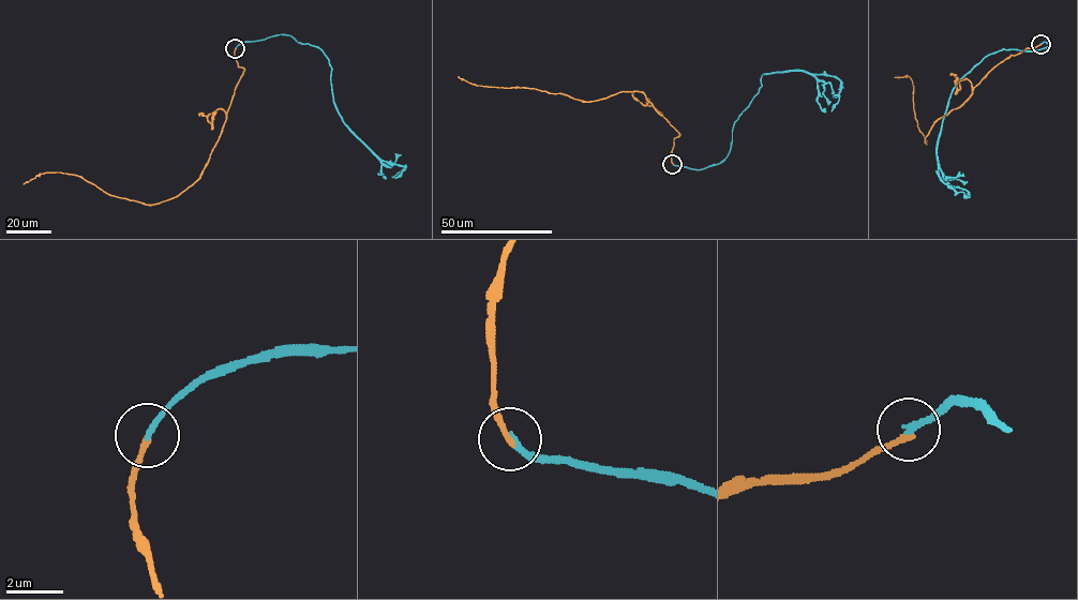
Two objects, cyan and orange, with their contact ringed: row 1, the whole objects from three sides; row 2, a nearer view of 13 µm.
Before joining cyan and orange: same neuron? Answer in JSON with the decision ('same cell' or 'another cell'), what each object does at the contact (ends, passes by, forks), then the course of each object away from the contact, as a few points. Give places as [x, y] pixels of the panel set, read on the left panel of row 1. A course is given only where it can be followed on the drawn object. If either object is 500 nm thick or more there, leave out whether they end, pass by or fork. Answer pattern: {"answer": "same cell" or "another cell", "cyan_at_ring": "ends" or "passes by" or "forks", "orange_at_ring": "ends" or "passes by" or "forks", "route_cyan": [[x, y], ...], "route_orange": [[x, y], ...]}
{"answer": "another cell", "cyan_at_ring": "ends", "orange_at_ring": "ends", "route_cyan": [[236, 48], [280, 34], [320, 48], [331, 68], [333, 102], [343, 122], [382, 160], [404, 166], [391, 177]], "route_orange": [[236, 48], [244, 71], [223, 130], [201, 175], [176, 196], [146, 205], [59, 171], [23, 183]]}

